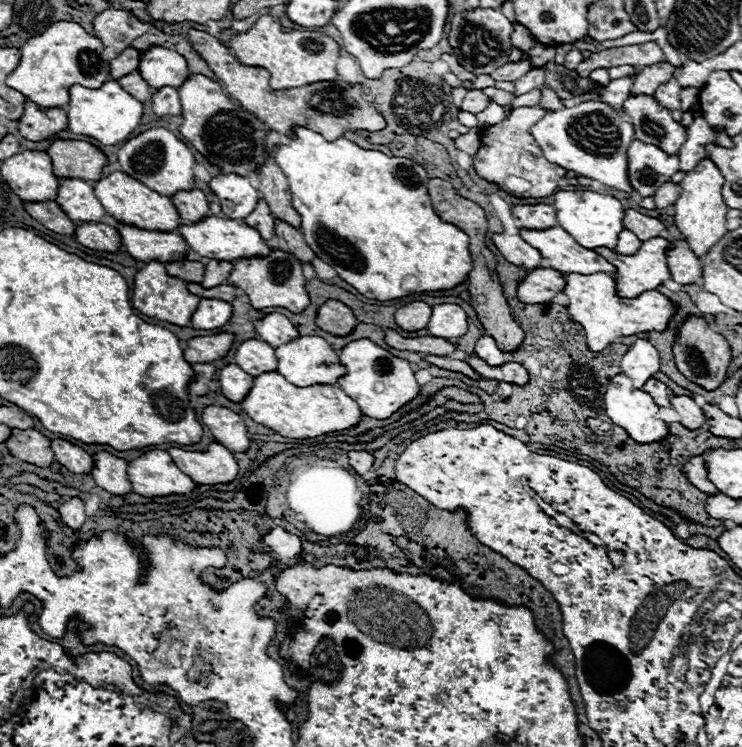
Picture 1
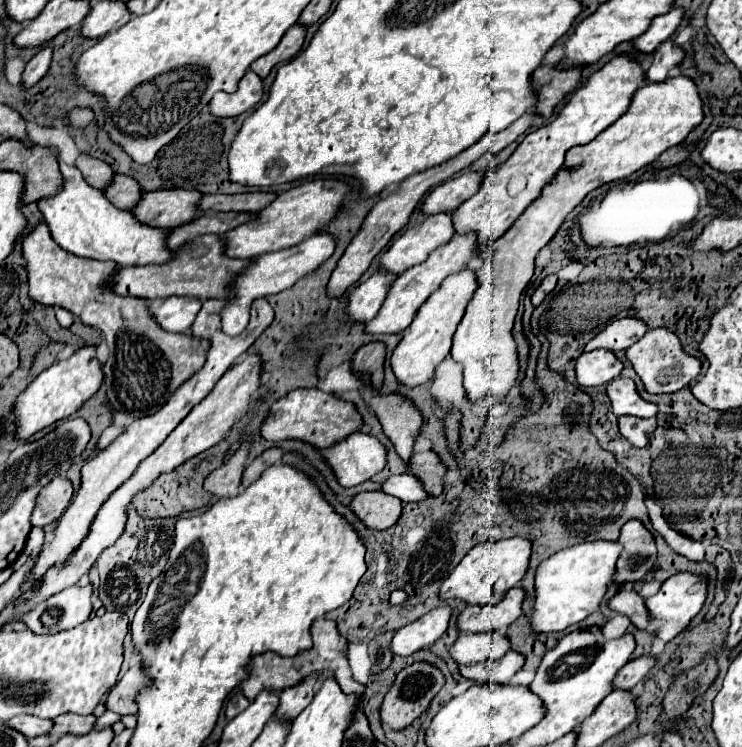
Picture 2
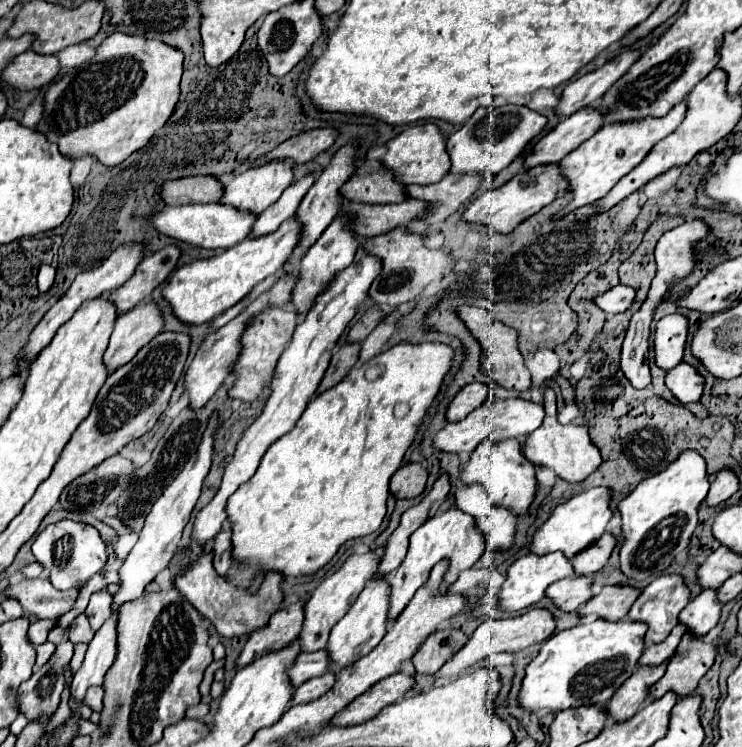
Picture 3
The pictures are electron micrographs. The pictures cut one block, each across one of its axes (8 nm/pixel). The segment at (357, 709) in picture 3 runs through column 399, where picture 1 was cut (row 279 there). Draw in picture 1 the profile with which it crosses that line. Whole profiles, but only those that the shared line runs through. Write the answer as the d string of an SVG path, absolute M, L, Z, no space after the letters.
M674 240L676 248L668 252L668 268L672 280L678 284L698 284L702 278L702 264L698 256L688 248L686 240Z

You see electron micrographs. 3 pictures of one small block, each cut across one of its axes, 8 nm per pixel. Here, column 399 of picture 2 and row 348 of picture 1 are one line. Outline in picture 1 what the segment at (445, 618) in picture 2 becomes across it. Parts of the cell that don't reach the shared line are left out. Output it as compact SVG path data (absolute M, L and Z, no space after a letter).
M638 340L622 358L622 372L634 380L634 386L638 390L642 390L644 384L656 372L660 372L658 350L648 340Z

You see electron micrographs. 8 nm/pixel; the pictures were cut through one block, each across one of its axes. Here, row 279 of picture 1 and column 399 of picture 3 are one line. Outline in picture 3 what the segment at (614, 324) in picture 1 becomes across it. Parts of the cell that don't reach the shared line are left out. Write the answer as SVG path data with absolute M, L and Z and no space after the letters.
M452 506L440 514L436 514L434 518L430 518L428 522L422 524L422 528L418 528L412 538L410 538L410 548L408 554L404 558L404 562L400 564L400 568L390 576L392 582L392 598L390 598L390 618L396 618L406 604L412 600L412 596L416 594L416 590L428 580L430 570L434 568L436 562L440 562L442 558L450 560L450 570L444 578L442 590L446 590L450 584L456 582L460 570L466 570L470 566L474 566L478 562L478 558L482 556L486 546L484 534L478 530L478 522L474 516L462 512L458 506Z

